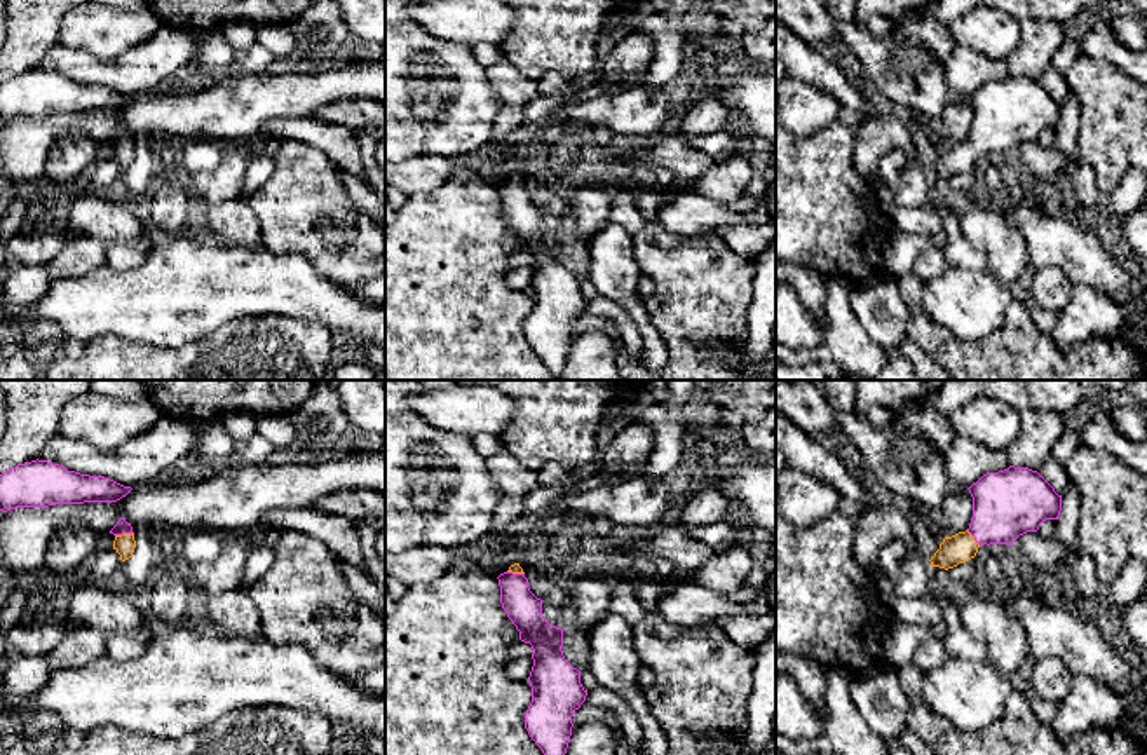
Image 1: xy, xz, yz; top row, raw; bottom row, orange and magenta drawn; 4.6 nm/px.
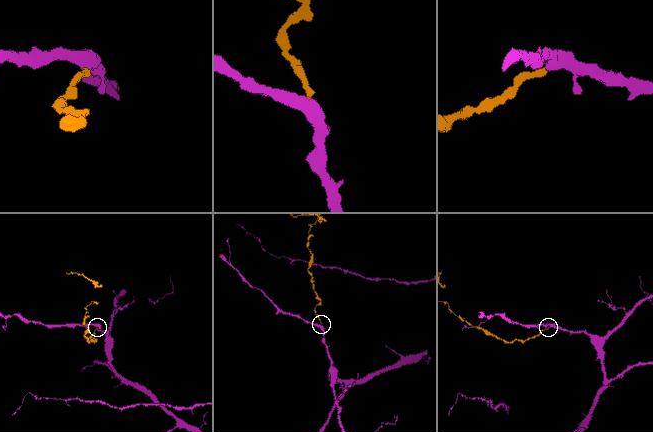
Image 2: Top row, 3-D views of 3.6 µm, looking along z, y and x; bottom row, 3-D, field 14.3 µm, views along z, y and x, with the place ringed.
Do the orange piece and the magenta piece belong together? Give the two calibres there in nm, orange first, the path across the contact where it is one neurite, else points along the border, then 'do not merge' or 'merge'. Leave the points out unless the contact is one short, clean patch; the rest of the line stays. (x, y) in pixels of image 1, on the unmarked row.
90/60 nm | across xy (124, 154), (124, 143), (122, 136) | merge

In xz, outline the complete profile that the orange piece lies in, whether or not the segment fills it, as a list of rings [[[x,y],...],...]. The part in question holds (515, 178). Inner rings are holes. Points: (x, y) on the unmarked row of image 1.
[[[519,173],[499,187],[500,213],[519,241],[519,249],[533,258],[528,286],[532,312],[525,323],[525,338],[549,371],[560,378],[572,345],[572,326],[586,310],[580,281],[563,265],[563,239],[549,234]]]

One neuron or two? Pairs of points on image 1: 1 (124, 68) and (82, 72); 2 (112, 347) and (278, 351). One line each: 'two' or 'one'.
1: one
2: one

